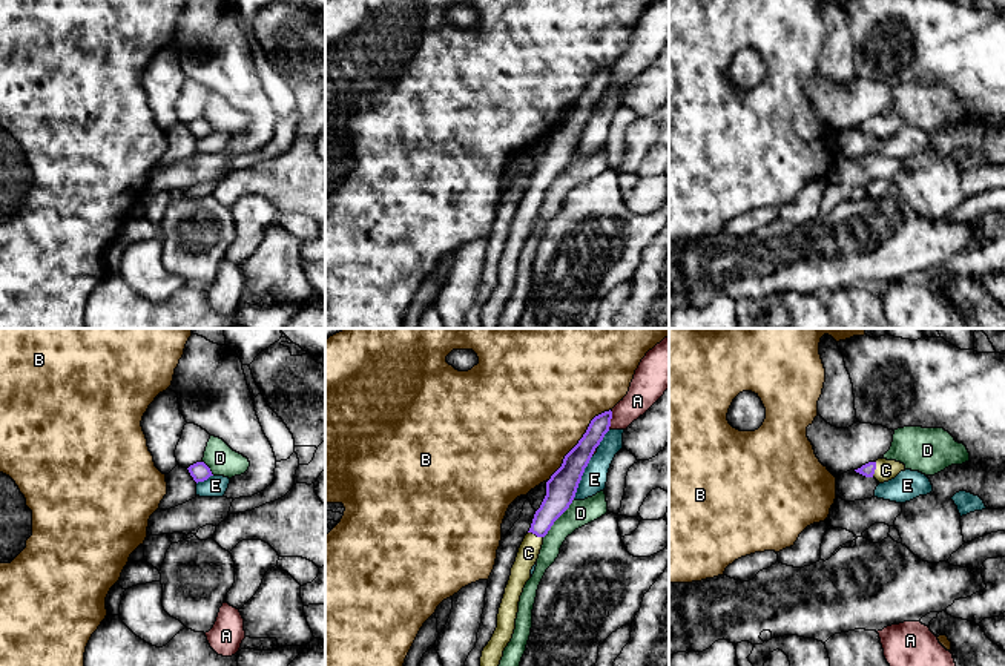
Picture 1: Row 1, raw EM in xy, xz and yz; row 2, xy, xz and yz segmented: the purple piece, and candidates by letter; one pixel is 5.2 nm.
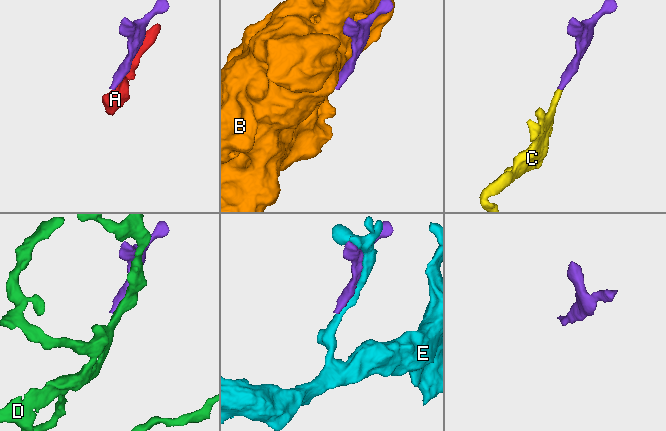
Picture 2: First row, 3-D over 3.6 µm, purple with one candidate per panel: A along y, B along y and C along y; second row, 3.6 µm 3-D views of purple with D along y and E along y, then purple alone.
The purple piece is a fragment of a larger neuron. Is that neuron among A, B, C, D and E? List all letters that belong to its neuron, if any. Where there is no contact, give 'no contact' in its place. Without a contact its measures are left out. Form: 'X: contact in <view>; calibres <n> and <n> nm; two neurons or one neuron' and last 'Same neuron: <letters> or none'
A: contact in xz; calibres 110 and 170 nm; two neurons
B: contact in xz; calibres 160 and 480 nm; two neurons
C: contact in xz; calibres 140 and 110 nm; one neuron
D: contact in xz; calibres 160 and 140 nm; two neurons
E: contact in xz; calibres 160 and 130 nm; two neurons
Same neuron: C

